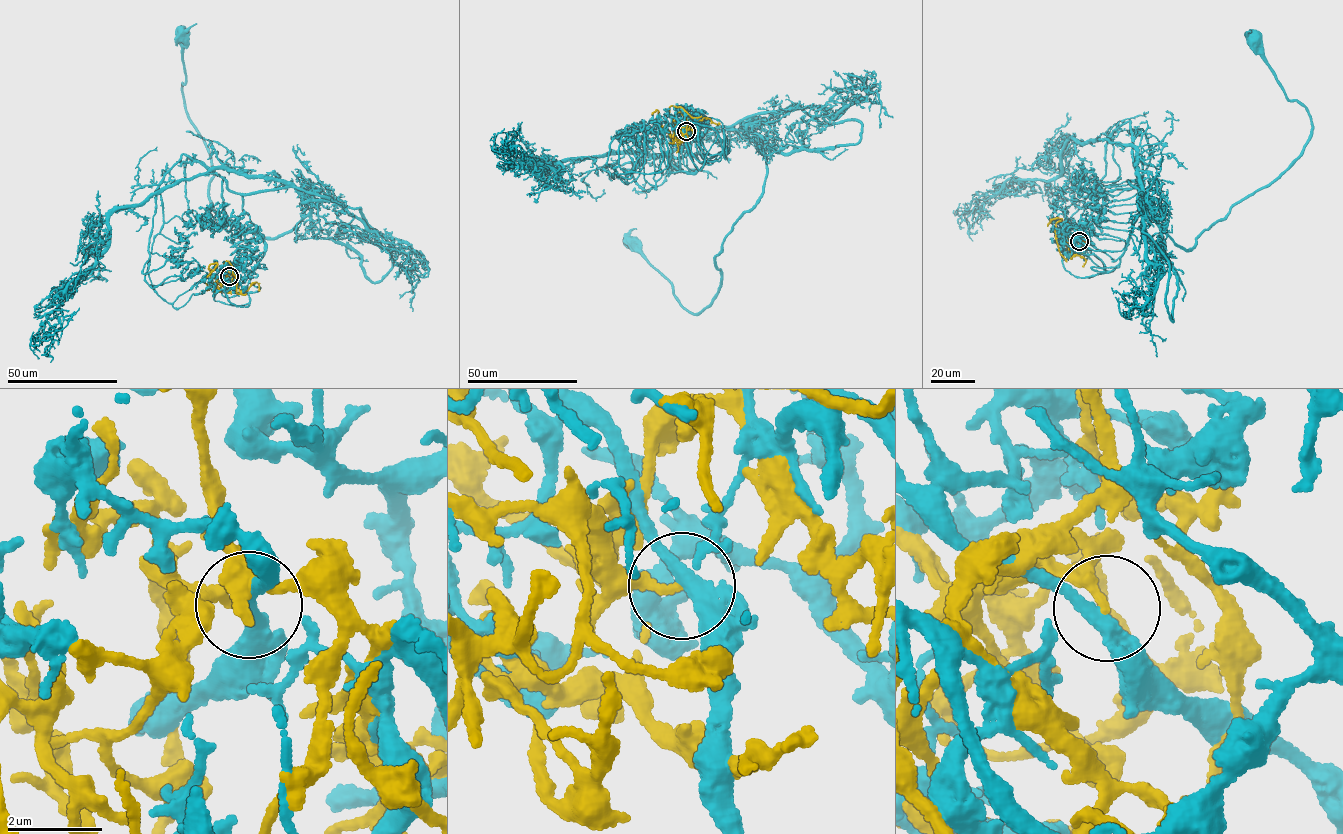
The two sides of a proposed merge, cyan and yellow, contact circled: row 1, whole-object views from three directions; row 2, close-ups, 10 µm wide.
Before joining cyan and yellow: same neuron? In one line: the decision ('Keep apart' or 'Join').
Keep apart

